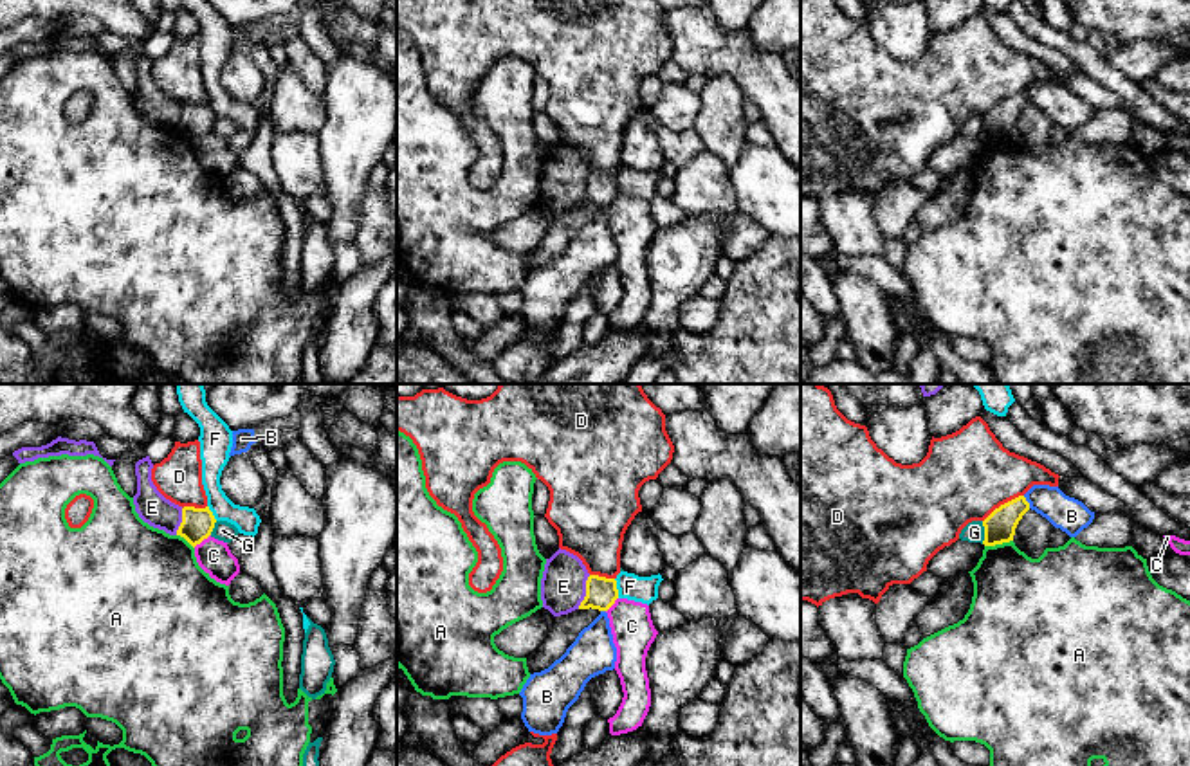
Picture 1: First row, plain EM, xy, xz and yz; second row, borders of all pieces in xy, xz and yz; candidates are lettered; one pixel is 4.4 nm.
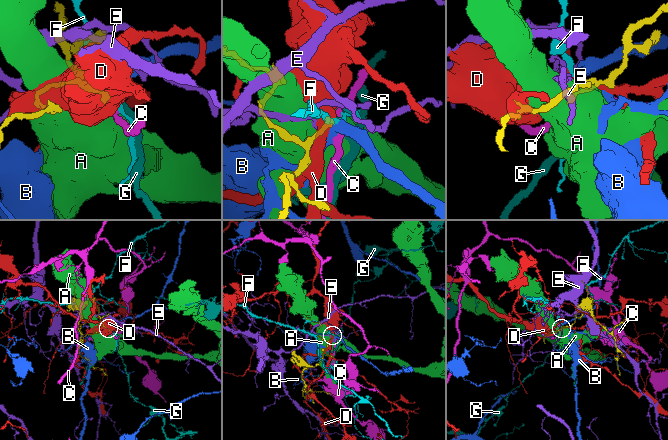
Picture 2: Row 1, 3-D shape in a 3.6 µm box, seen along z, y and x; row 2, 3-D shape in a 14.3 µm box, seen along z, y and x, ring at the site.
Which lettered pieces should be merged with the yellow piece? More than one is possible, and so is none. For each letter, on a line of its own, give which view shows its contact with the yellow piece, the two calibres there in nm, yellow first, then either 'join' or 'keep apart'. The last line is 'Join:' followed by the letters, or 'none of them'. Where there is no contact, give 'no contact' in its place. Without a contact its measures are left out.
A: contact in yz; calibres 140 and 360 nm; keep apart
B: contact in yz; calibres 140 and 160 nm; keep apart
C: contact in xy; calibres 140 and 150 nm; keep apart
D: contact in yz; calibres 140 and 400 nm; keep apart
E: contact in xz; calibres 140 and 200 nm; keep apart
F: contact in xz; calibres 140 and 120 nm; keep apart
G: contact in yz; calibres 140 and 100 nm; keep apart
Join: none of them

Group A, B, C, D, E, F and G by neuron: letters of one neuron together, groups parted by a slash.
A / B / C / D / E / F / G

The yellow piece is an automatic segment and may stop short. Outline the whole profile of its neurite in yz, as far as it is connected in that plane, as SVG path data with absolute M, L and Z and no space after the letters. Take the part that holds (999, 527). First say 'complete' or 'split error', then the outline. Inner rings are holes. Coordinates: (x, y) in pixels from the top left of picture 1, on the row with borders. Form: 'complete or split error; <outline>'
complete; M1019 496L995 508L984 521L984 546L995 546L1013 541L1015 528L1022 515L1030 510L1024 496Z

